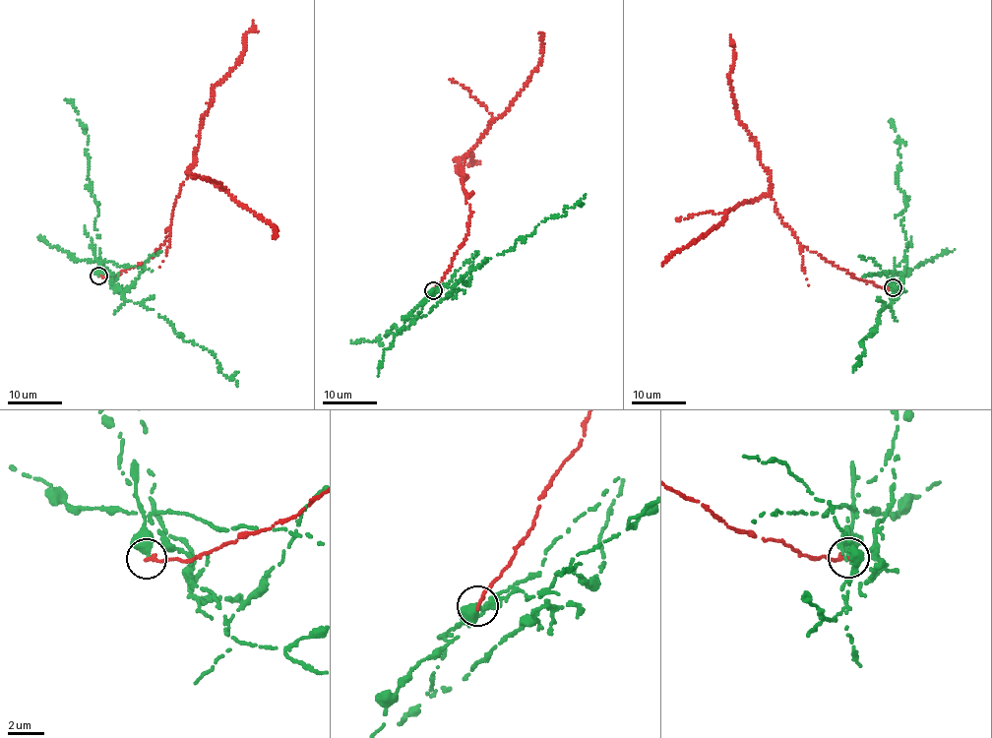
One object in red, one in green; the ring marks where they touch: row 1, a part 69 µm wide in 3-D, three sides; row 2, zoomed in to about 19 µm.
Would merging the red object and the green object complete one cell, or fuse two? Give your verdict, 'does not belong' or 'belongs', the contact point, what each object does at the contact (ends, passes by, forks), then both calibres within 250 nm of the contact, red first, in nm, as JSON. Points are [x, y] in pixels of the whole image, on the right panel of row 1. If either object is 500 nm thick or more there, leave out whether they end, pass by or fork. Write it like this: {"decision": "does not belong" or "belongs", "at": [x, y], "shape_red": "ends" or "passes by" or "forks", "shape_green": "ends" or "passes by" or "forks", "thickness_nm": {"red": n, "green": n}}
{"decision": "does not belong", "at": [893, 287], "shape_red": "ends", "shape_green": "ends", "thickness_nm": {"red": 240, "green": 480}}

